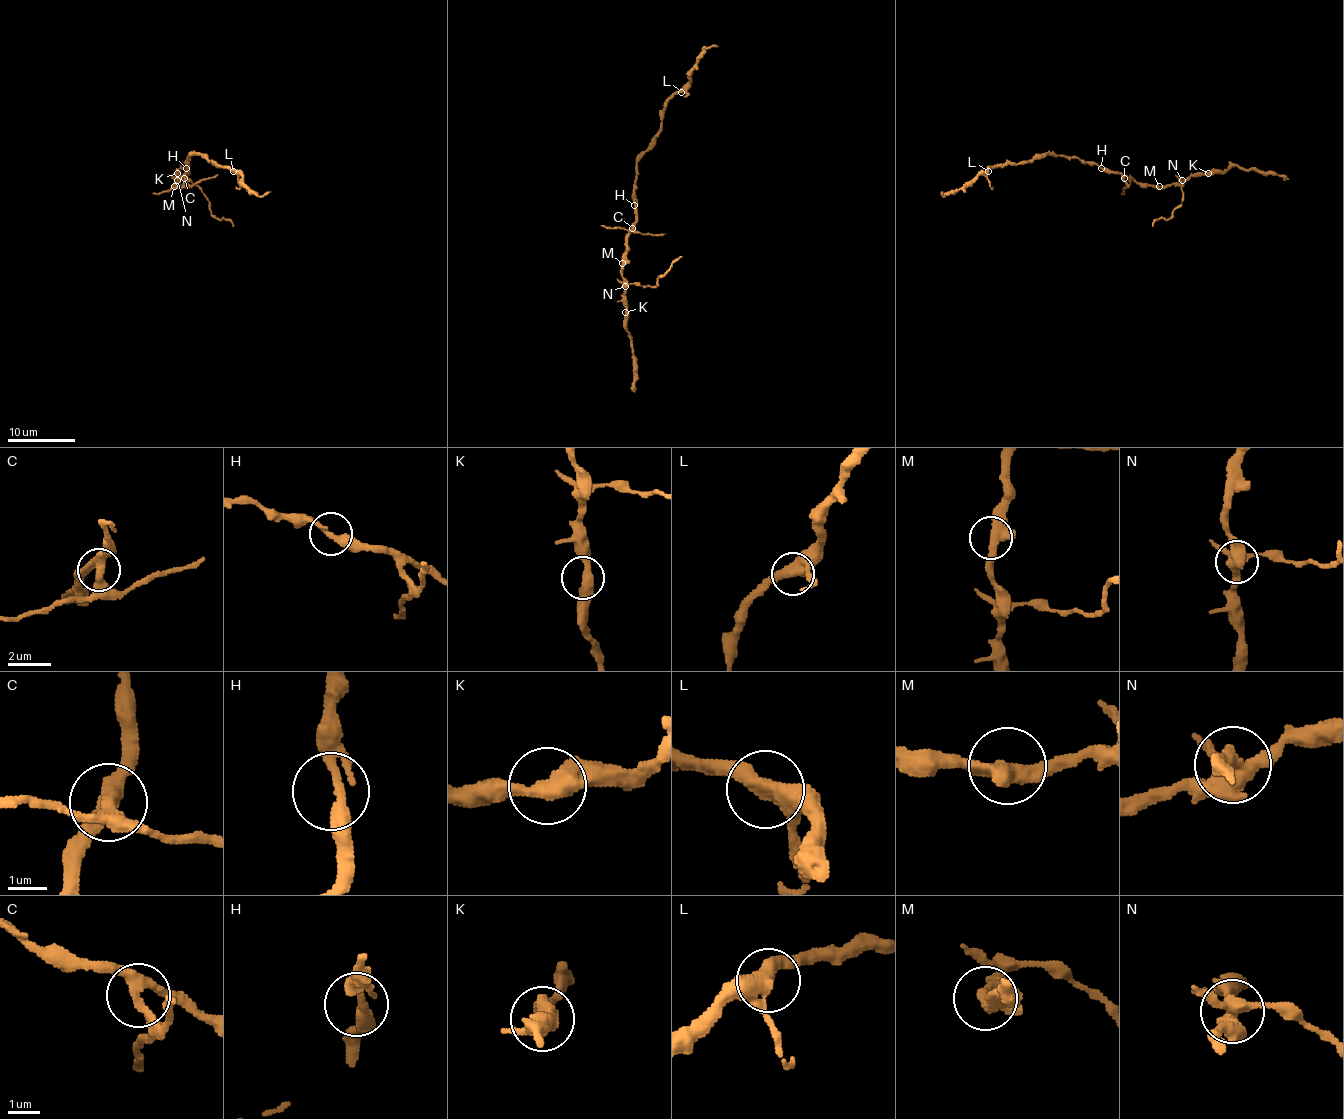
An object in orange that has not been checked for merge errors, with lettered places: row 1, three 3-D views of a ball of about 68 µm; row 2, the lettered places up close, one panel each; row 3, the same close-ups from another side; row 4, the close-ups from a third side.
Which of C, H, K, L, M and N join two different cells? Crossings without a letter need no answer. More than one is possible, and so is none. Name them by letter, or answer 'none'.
C, N

